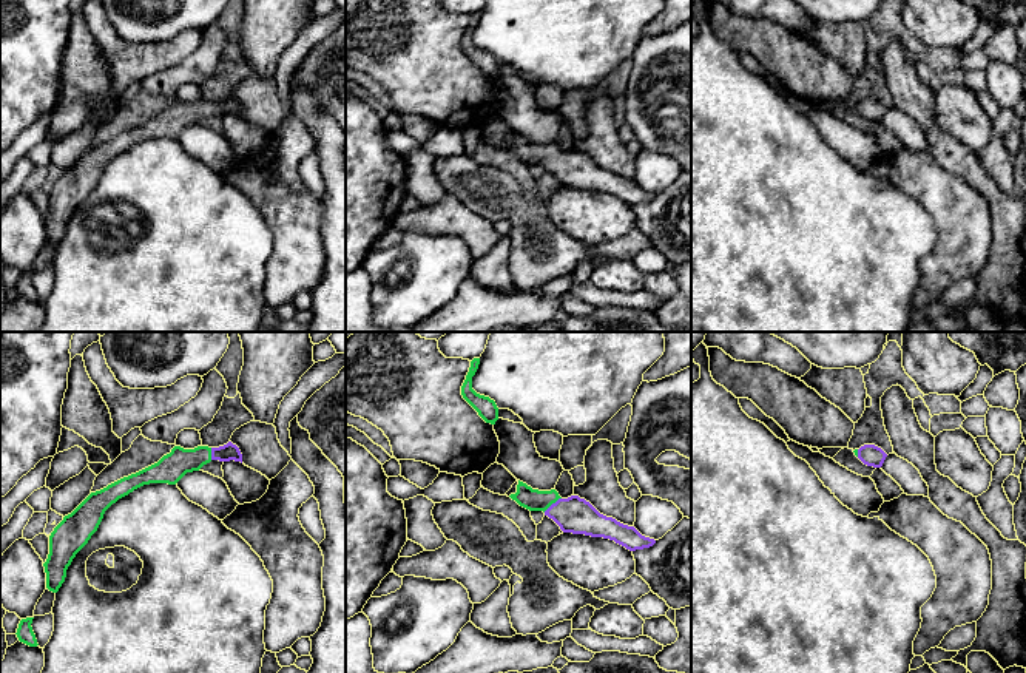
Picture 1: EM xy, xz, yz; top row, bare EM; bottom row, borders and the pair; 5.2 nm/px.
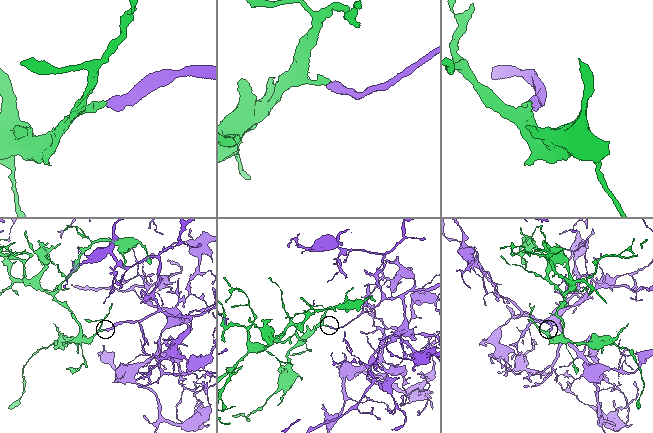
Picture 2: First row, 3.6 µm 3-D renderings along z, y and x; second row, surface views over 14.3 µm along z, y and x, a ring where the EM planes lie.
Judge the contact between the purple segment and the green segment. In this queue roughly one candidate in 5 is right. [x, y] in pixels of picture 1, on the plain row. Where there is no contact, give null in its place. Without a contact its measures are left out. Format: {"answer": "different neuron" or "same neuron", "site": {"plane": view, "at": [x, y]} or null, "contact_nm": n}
{"answer": "same neuron", "site": {"plane": "xz", "at": [553, 158]}, "contact_nm": 120}

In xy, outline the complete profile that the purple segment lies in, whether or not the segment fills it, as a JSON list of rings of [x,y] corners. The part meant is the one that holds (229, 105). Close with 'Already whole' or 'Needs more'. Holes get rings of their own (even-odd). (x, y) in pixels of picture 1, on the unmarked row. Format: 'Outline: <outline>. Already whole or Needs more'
Outline: [[[231,96],[219,102],[184,103],[174,100],[157,117],[91,147],[71,168],[63,171],[49,190],[49,208],[43,218],[46,242],[52,247],[59,245],[73,213],[97,185],[105,165],[113,157],[143,139],[176,139],[187,127],[199,125],[211,114],[242,117],[242,108]]]. Needs more

